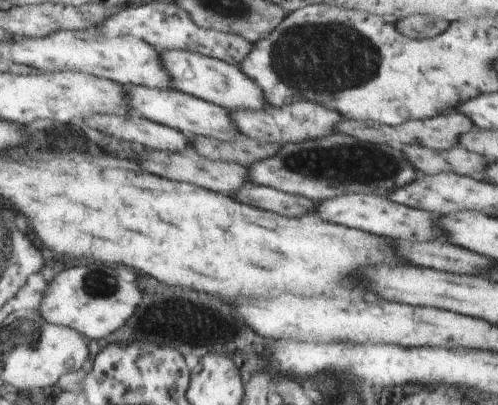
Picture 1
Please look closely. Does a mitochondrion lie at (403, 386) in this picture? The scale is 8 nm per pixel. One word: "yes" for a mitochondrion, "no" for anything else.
no

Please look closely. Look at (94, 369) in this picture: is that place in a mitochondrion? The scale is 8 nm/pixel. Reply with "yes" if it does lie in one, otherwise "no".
no

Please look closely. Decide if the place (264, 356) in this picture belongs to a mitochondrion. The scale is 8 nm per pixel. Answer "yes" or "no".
no

